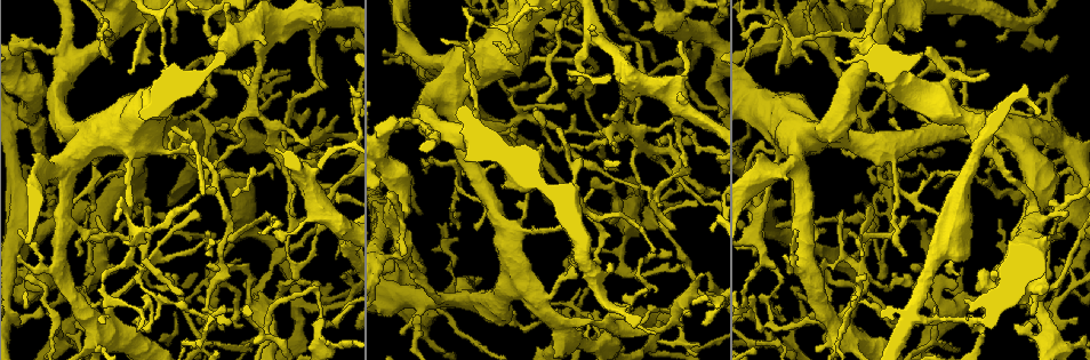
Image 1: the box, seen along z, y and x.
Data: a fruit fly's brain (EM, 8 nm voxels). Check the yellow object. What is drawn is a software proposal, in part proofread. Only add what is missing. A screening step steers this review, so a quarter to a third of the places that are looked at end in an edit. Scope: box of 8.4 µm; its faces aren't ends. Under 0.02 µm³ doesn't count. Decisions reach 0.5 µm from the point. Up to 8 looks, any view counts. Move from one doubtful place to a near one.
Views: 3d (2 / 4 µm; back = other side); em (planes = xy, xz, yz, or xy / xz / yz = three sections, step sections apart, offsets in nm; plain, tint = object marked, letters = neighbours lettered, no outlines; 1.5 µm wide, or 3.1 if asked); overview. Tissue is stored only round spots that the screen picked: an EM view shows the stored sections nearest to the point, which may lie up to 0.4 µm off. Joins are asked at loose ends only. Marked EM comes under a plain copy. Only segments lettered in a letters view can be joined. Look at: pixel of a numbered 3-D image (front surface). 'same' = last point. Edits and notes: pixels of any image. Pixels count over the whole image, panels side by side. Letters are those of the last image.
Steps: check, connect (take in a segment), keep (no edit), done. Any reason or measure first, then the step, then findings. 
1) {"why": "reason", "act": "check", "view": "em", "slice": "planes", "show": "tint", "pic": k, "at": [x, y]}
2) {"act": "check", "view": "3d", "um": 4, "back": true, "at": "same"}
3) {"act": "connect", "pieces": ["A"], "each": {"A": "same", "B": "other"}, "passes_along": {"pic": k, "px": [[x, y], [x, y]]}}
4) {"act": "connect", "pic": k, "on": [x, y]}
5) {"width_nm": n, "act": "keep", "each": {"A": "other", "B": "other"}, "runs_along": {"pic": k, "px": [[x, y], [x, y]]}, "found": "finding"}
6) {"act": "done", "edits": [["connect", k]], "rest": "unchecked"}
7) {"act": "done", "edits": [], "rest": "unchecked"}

{"why": "tapers out", "act": "check", "view": "em", "slice": "planes", "show": "letters", "pic": 1, "at": [689, 314]}

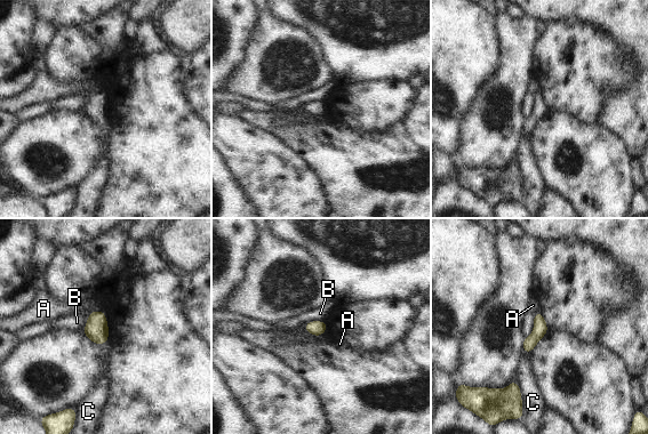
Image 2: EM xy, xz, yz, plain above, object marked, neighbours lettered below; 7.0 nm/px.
{"longest_contact_nm": ["C", 190], "act": "keep", "each": {"A": "other", "B": "other", "C": "other"}, "border": {"pic": 2, "px": [[533, 313], [533, 331], [525, 338]]}, "found": "none of them fits"}

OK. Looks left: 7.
{"act": "check", "view": "em", "slice": "yz", "step": 4, "show": "letters", "pic": 1, "at": [996, 37]}

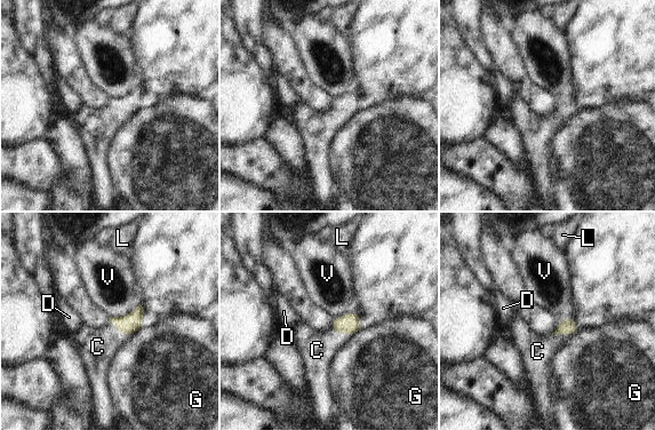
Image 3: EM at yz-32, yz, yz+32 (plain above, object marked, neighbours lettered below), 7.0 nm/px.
{"act": "connect", "pieces": ["C"], "each": {"C": "same", "D": "other", "G": "other", "L": "other", "V": "other"}, "passes_along": {"pic": 3, "px": [[130, 324], [119, 332], [97, 347]]}, "found": "it goes on there"}

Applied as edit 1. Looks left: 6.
{"act": "check", "view": "overview"}

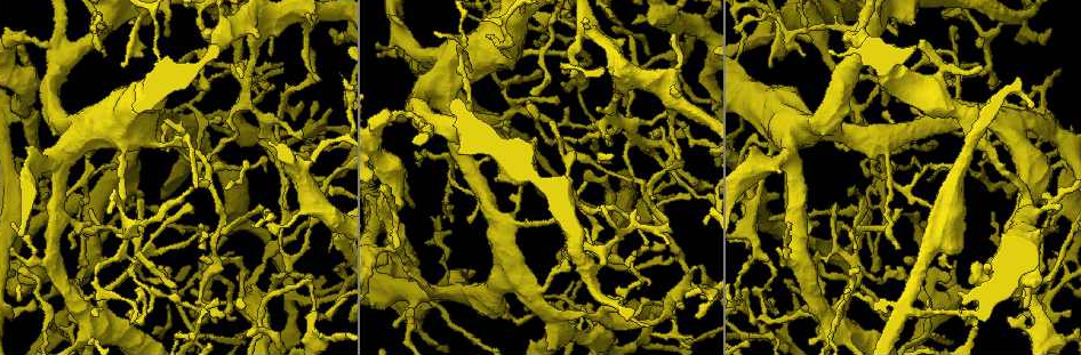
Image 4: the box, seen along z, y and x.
{"why": "free end", "act": "check", "view": "em", "slice": "planes", "show": "letters", "pic": 4, "at": [675, 261]}

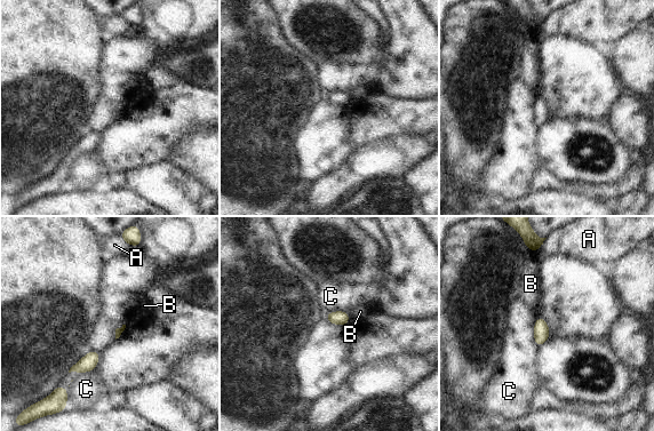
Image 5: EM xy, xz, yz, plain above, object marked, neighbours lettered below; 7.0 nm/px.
{"longest_contact_nm": ["C", 220], "act": "keep", "each": {"A": "other", "B": "other", "C": "other"}, "border": {"pic": 5, "px": [[535, 317], [534, 342], [539, 346]]}, "found": "none of them fits"}

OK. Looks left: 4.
{"act": "done", "edits": [["connect", 3]], "rest": "unchecked"}

